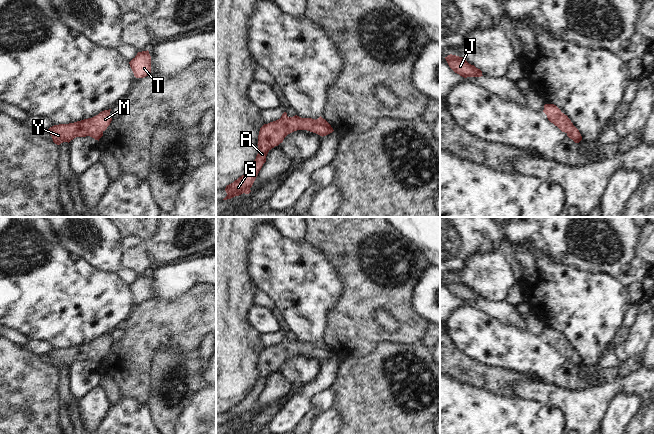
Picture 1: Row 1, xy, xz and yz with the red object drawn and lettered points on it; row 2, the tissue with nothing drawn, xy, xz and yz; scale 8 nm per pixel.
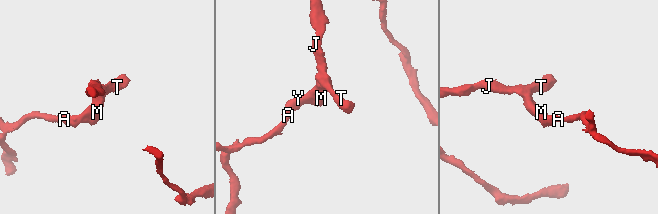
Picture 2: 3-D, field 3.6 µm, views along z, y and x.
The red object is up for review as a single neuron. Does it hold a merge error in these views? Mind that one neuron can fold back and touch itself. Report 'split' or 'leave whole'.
leave whole

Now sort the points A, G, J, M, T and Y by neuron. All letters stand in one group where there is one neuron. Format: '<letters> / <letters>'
A G J M T Y

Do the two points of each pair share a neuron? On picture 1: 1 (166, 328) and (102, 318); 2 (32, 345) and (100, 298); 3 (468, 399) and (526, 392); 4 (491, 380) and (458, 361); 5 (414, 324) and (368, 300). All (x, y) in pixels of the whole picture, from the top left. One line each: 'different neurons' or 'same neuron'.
1: different neurons
2: different neurons
3: different neurons
4: same neuron
5: same neuron

